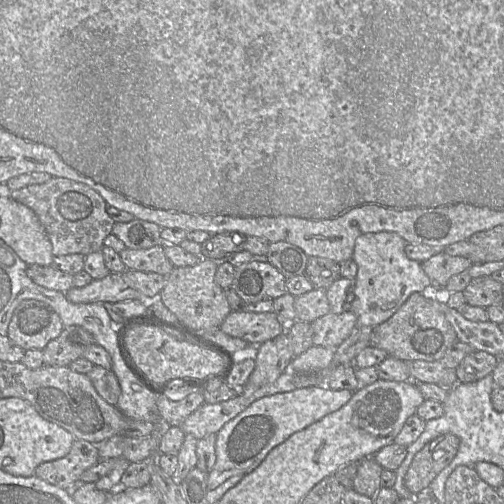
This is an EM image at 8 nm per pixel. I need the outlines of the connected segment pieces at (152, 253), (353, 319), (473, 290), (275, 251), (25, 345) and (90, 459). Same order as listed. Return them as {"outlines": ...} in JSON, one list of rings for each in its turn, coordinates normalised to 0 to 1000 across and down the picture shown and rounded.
{"outlines":[[[[325,484],[292,494],[250,490],[238,500],[238,510],[250,528],[250,536],[306,540],[331,550],[345,532],[325,500]]],[[[696,615],[677,623],[653,619],[617,643],[621,685],[667,692],[708,653],[708,629]]],[[[974,548],[944,550],[937,552],[921,573],[919,585],[929,605],[962,613],[976,605],[996,603],[998,565]]],[[[538,480],[528,510],[565,552],[605,544],[611,508],[573,480]]],[[[56,593],[30,611],[16,645],[14,667],[50,696],[87,694],[125,653],[127,645],[117,625],[97,605]]],[[[149,871],[131,905],[81,919],[69,931],[67,942],[103,962],[133,970],[159,950],[165,937],[192,921],[196,913],[190,883]]]]}

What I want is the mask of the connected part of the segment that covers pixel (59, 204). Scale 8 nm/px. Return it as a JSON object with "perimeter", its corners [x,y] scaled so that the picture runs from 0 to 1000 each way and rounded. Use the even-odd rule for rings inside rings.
{"perimeter":[[[103,351],[83,365],[65,365],[20,381],[20,391],[67,419],[103,484],[107,508],[163,504],[167,508],[202,496],[208,472],[222,462],[226,437],[212,423],[212,403],[179,369],[135,353]]]}

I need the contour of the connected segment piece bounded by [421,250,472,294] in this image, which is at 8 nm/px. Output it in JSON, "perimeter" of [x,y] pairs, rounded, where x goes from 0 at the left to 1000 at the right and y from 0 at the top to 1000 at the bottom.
{"perimeter":[[[869,496],[855,512],[835,522],[853,565],[867,577],[887,583],[883,569],[891,554],[915,540],[927,538],[937,526],[929,512],[893,508],[879,496]]]}

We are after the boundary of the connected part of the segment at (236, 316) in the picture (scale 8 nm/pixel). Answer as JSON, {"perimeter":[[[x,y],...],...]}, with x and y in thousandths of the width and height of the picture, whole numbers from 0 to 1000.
{"perimeter":[[[458,617],[437,645],[448,663],[514,685],[567,659],[544,619]]]}

